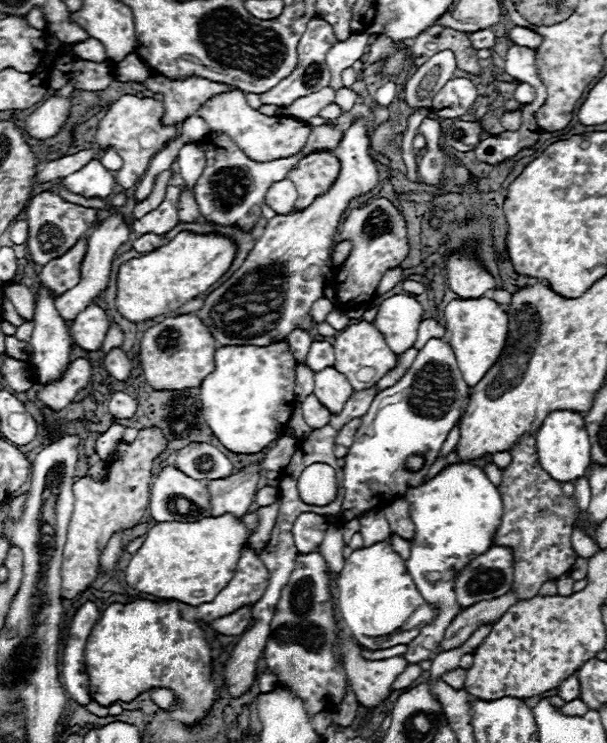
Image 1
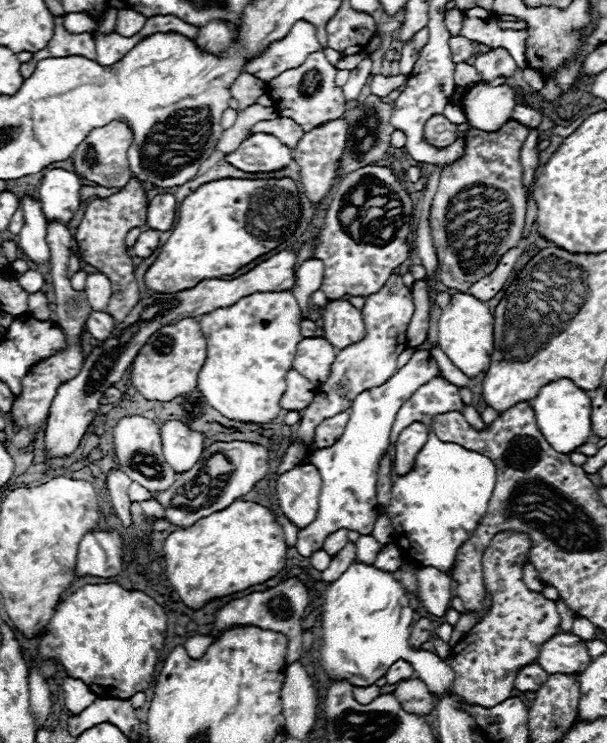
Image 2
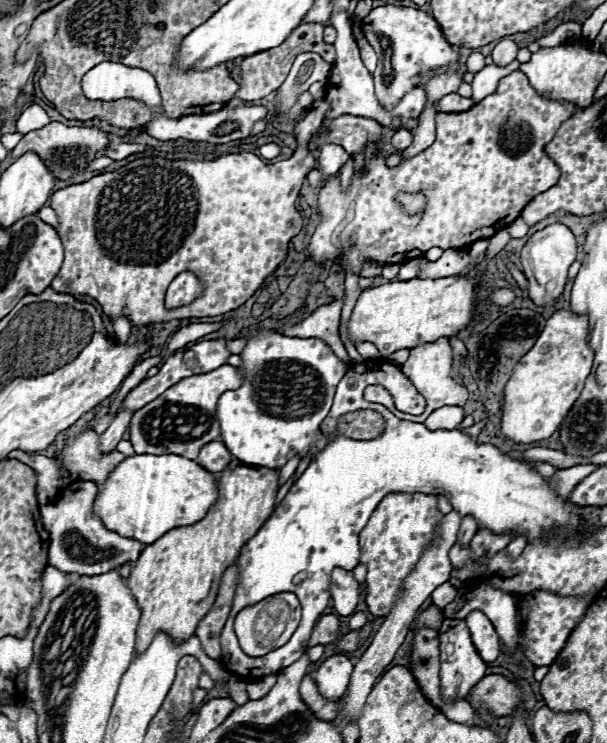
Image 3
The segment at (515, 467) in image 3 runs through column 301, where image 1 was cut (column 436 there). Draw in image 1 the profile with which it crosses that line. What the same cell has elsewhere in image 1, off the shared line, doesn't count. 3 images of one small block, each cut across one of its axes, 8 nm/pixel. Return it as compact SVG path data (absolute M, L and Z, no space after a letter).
M458 462L448 470L442 470L428 484L410 488L404 498L410 504L410 518L416 526L416 538L410 546L406 570L410 572L424 600L434 602L442 608L438 620L426 626L408 644L408 652L404 656L410 664L418 664L422 660L434 660L438 652L444 652L444 632L452 624L452 620L464 610L456 602L454 576L470 560L474 560L474 556L482 556L482 552L488 552L494 546L494 536L502 522L502 498L498 494L498 488L478 466Z

